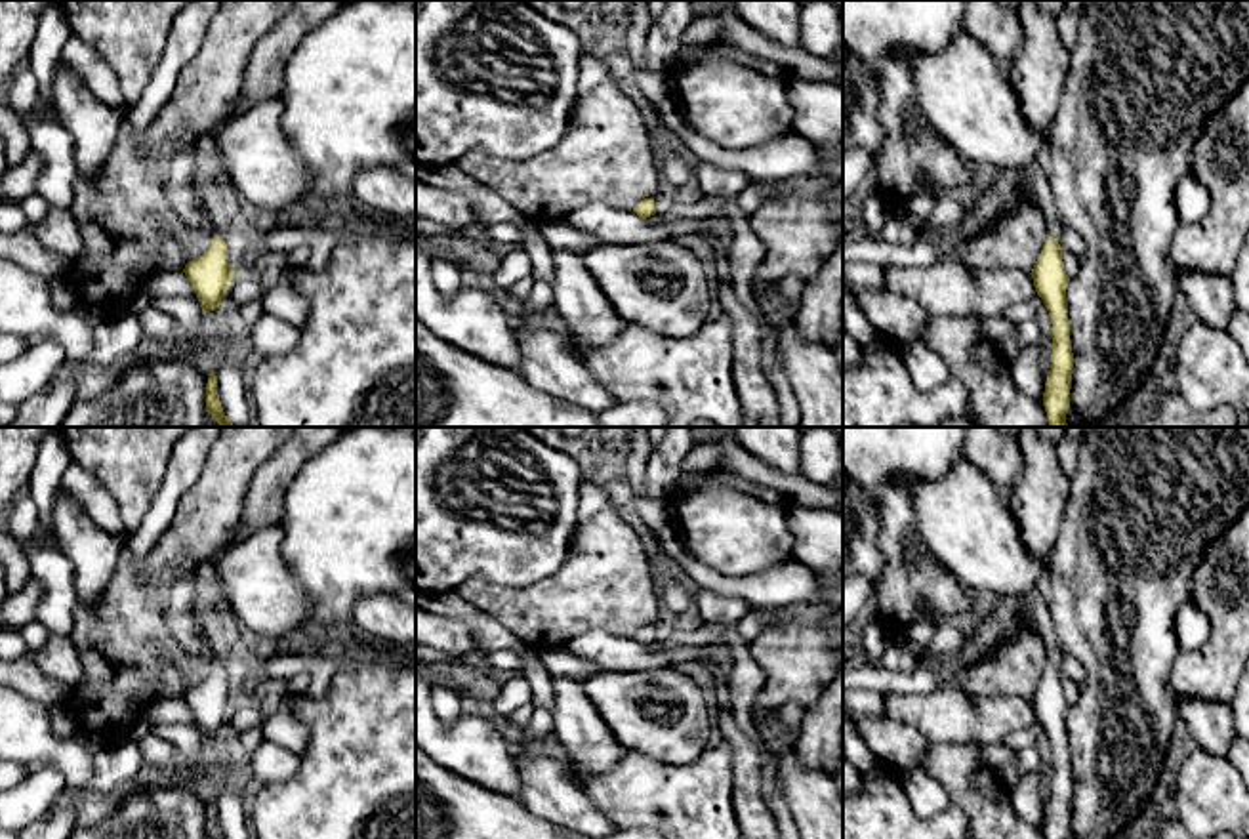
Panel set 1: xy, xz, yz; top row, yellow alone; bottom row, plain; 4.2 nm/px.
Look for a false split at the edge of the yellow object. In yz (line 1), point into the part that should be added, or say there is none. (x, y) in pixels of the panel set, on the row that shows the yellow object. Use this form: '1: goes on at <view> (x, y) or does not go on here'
1: goes on at yz (1059, 225)

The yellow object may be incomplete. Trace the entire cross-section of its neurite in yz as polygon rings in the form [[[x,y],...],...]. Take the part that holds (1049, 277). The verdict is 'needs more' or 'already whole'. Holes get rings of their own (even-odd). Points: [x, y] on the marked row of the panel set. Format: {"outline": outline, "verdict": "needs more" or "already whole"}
{"outline": [[[1058,215],[1049,227],[1049,240],[1043,246],[1034,269],[1032,278],[1037,296],[1043,299],[1053,320],[1053,351],[1051,370],[1047,374],[1043,406],[1049,418],[1049,427],[1068,427],[1066,414],[1070,408],[1070,389],[1074,374],[1074,353],[1070,341],[1068,297],[1066,286],[1070,282],[1058,238],[1066,223]]], "verdict": "needs more"}

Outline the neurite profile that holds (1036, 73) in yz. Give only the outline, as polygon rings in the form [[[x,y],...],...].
[[[1022,0],[1024,40],[1007,74],[1024,120],[1037,132],[1049,132],[1056,113],[1070,51],[1062,44],[1056,21],[1035,0]]]

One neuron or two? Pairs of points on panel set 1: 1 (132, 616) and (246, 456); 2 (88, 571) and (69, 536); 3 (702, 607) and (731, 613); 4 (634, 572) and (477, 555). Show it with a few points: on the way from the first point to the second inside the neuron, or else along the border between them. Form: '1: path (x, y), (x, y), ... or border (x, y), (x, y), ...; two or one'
1: path (153, 576), (203, 527), (218, 496); one
2: path (88, 563), (88, 555), (77, 544); one
3: path (710, 609), (723, 611); one
4: border (576, 523), (565, 559), (544, 578), (521, 588); two

